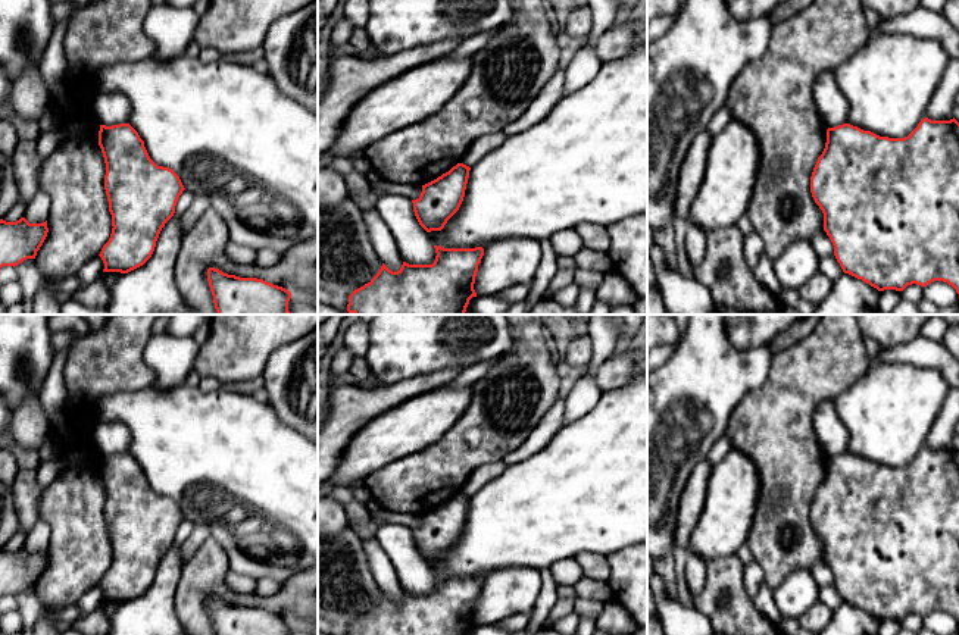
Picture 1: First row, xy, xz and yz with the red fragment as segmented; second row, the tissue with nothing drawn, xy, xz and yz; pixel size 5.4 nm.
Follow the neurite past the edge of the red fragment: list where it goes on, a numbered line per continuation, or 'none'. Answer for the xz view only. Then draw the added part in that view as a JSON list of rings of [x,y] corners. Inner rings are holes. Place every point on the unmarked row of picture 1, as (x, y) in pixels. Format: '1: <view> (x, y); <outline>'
none

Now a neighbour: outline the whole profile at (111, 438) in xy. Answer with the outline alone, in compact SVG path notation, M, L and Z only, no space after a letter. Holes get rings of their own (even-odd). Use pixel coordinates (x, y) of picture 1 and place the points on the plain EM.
M97 422L93 432L94 444L106 456L128 453L131 432L122 422Z

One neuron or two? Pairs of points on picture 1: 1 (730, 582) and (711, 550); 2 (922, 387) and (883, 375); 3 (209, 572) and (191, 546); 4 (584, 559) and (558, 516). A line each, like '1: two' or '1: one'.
1: two
2: one
3: two
4: two

